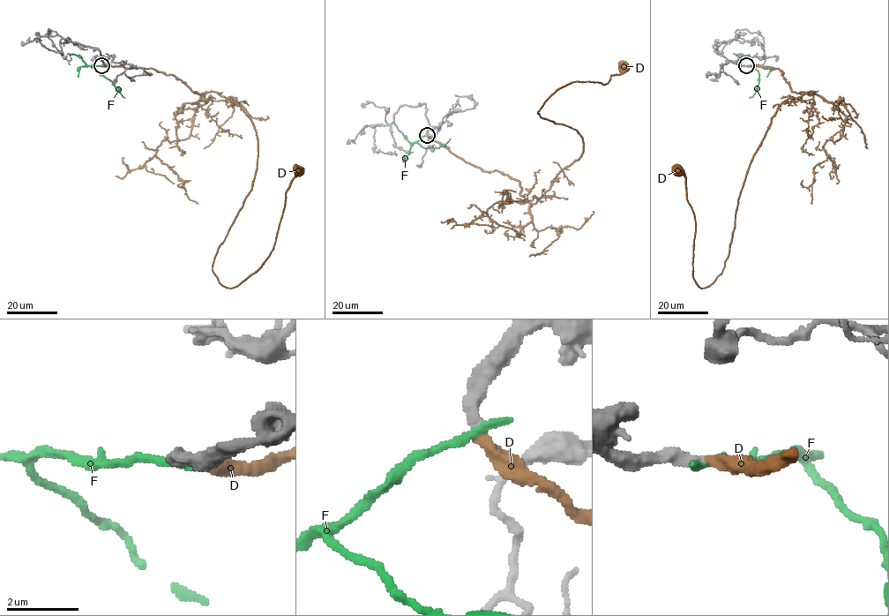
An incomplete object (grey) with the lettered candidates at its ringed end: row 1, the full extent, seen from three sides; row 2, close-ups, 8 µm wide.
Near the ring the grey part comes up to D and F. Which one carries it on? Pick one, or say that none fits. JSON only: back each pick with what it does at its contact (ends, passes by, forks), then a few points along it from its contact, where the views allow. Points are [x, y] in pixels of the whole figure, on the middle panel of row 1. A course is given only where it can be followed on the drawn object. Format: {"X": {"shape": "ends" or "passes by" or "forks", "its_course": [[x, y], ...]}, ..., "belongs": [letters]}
{"D": {"shape": "ends", "its_course": [[427, 134], [516, 179], [534, 204], [583, 151], [576, 130], [538, 110], [570, 83], [607, 83], [624, 66]]}, "belongs": ["D"]}

